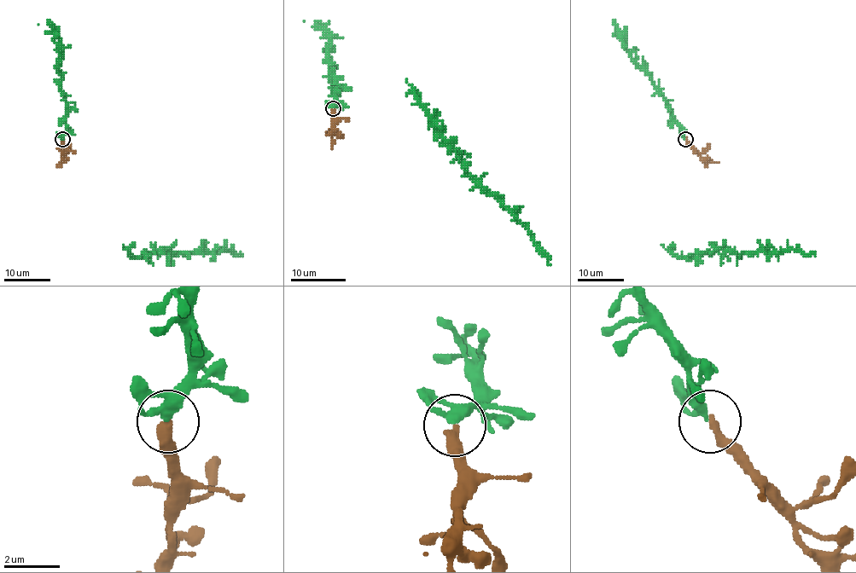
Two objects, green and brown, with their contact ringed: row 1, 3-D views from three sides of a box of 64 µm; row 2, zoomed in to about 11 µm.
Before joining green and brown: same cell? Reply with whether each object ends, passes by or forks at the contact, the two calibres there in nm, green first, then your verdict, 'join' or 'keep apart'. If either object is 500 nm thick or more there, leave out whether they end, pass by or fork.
green forks | brown ends | 240/320 nm | join

